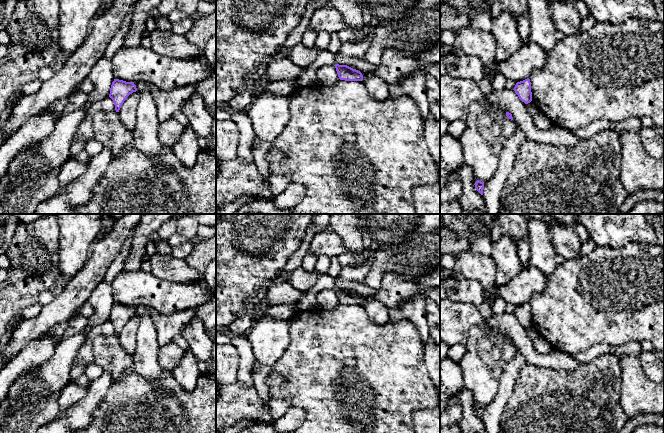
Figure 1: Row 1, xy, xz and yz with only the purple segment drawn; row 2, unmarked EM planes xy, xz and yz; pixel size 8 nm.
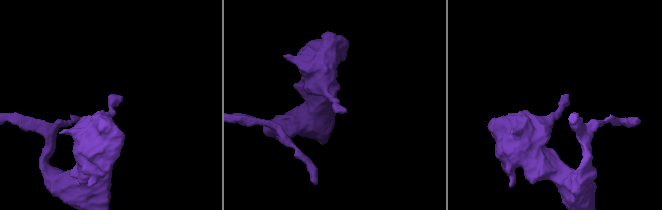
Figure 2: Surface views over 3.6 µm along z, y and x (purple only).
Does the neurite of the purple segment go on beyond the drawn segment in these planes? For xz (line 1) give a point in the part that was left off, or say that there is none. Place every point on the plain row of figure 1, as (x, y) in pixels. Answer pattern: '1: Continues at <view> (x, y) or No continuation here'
1: No continuation here

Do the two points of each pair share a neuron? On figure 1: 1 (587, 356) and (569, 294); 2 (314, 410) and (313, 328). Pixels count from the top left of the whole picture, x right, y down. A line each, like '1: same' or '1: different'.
1: different
2: same

